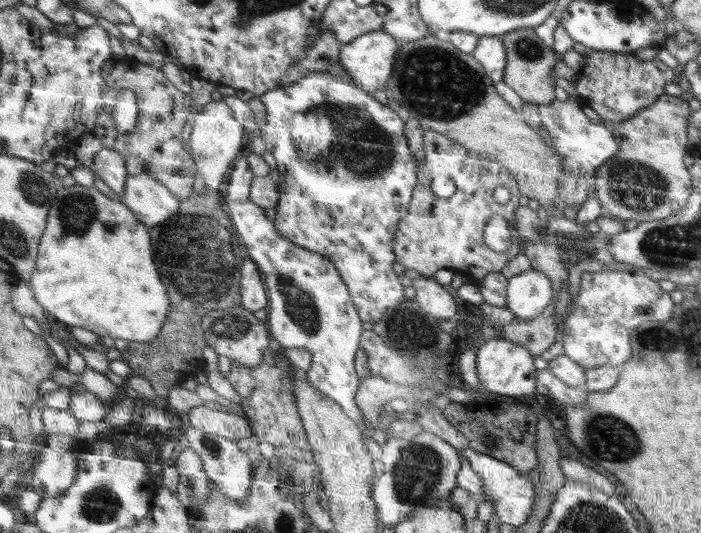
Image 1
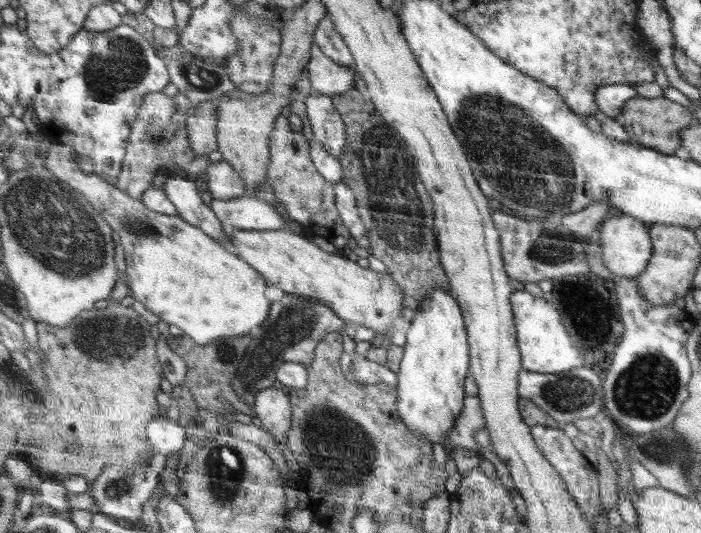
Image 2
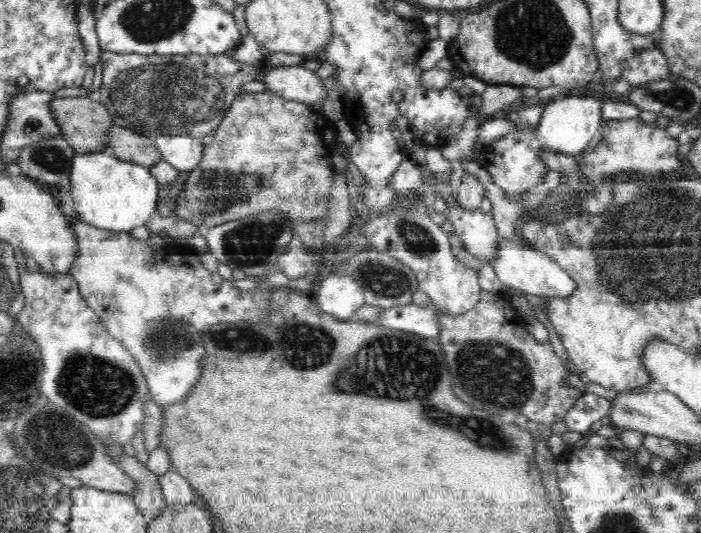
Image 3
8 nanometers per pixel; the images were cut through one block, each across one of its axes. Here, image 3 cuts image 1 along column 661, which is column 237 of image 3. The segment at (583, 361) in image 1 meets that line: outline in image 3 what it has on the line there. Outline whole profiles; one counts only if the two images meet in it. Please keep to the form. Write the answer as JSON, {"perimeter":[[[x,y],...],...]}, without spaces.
{"perimeter":[[[76,219],[69,223],[78,242],[78,257],[68,271],[78,281],[80,292],[87,305],[100,317],[107,331],[128,349],[139,364],[147,385],[150,386],[152,399],[159,406],[174,405],[182,402],[192,386],[202,376],[202,362],[205,358],[205,335],[218,323],[240,321],[264,321],[277,306],[270,301],[271,290],[242,292],[222,278],[218,272],[208,272],[196,254],[186,252],[182,256],[172,256],[166,247],[152,246],[147,240],[139,240],[128,232],[99,229]]]}

